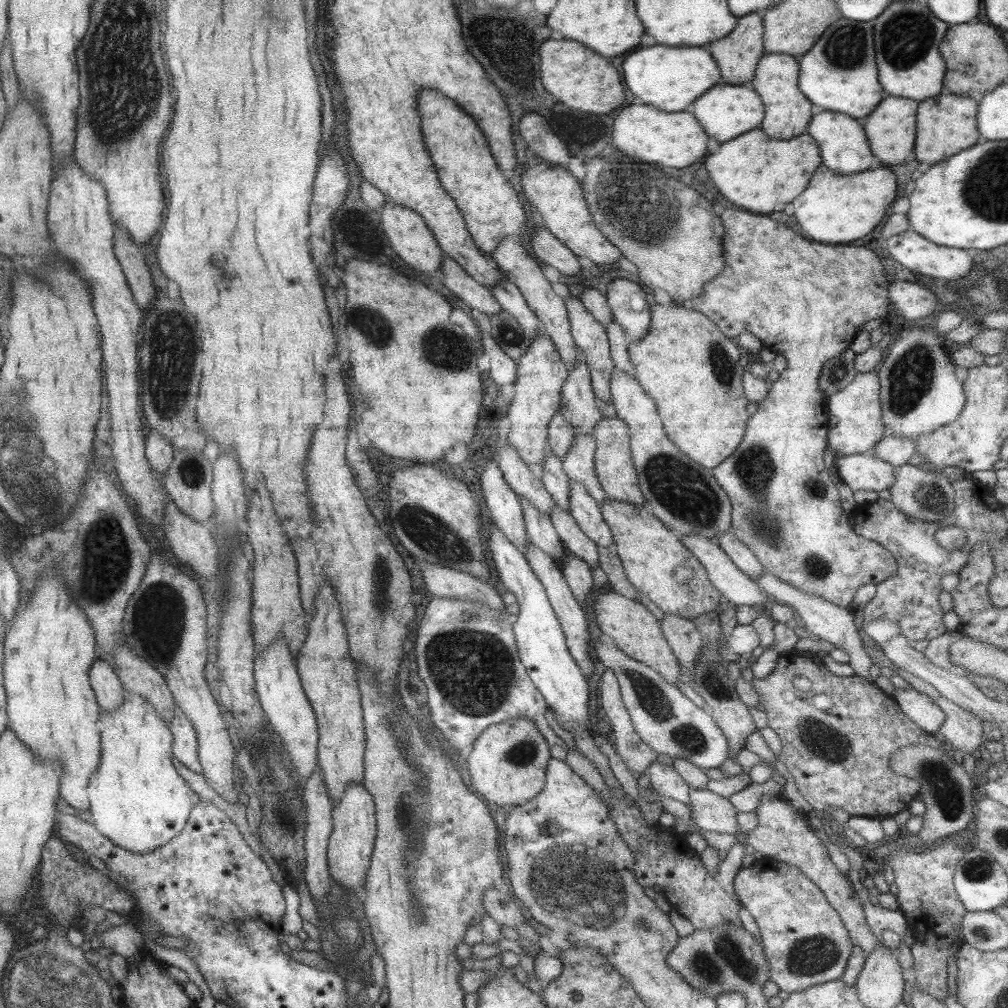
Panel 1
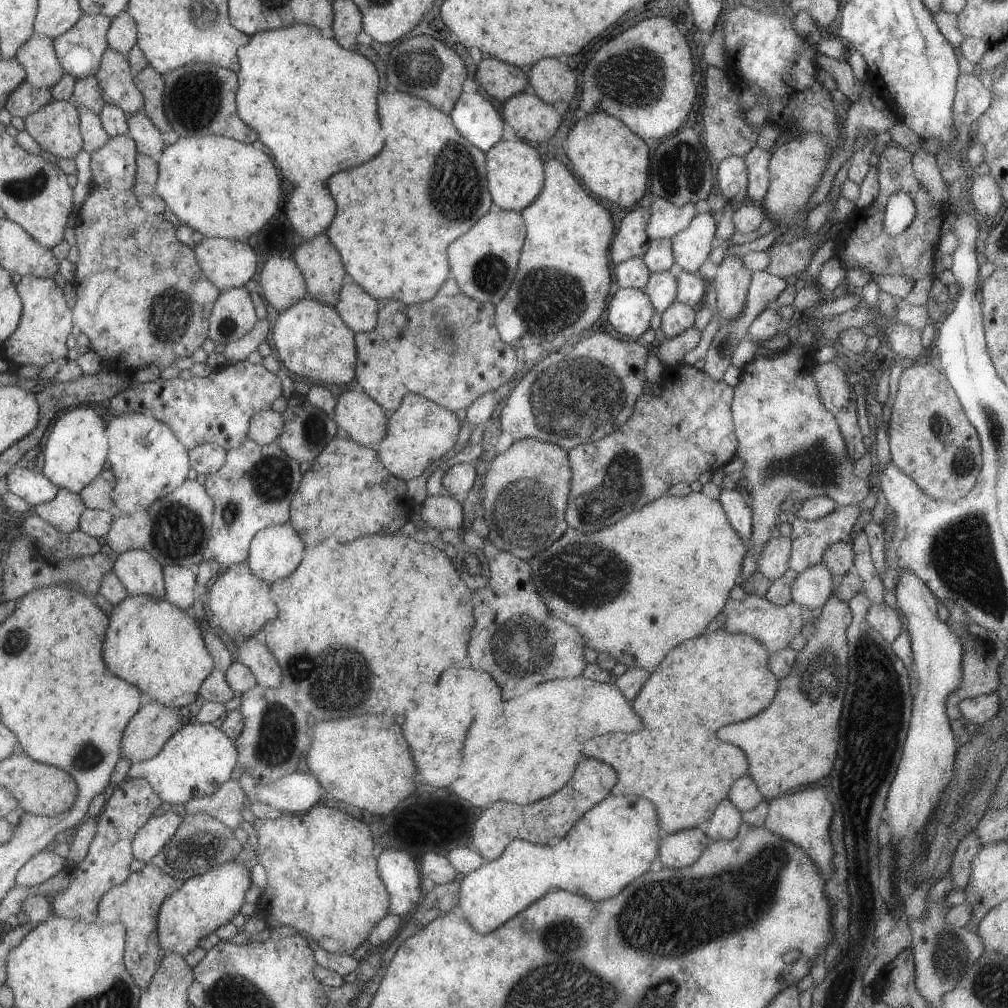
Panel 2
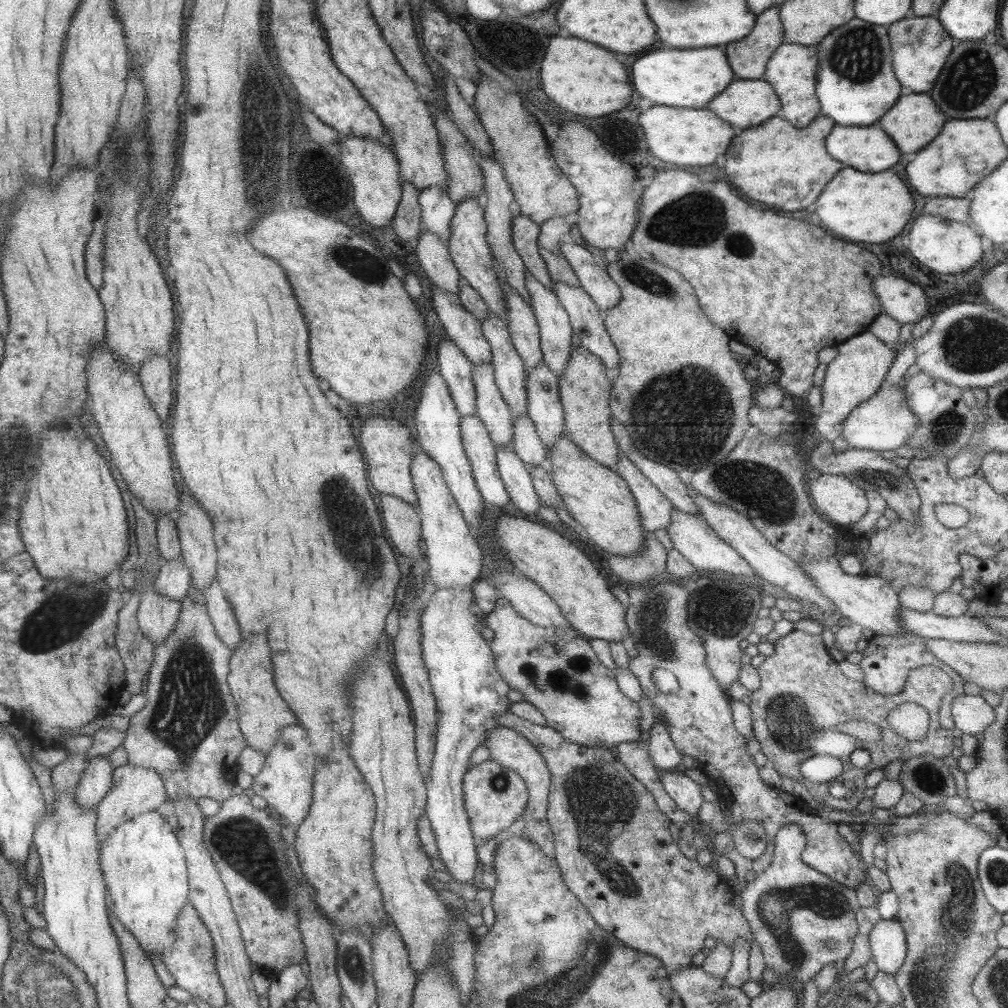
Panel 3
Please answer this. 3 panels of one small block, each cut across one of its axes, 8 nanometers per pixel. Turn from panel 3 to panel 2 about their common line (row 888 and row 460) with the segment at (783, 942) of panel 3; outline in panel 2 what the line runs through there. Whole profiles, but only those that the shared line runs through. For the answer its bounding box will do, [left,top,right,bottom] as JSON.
[730,313,874,563]

